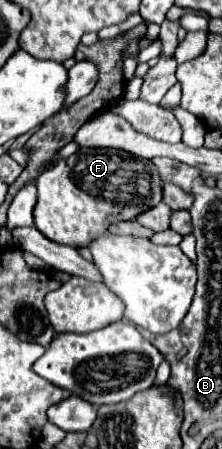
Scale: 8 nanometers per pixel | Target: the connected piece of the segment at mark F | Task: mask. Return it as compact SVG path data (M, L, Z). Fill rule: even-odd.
M80 148L38 176L34 224L46 238L78 248L88 246L96 236L104 234L110 222L134 220L136 214L156 206L160 200L160 178L148 160L112 148ZM88 190L98 190L98 194L90 194ZM110 190L118 190L118 200L102 196L102 192Z

